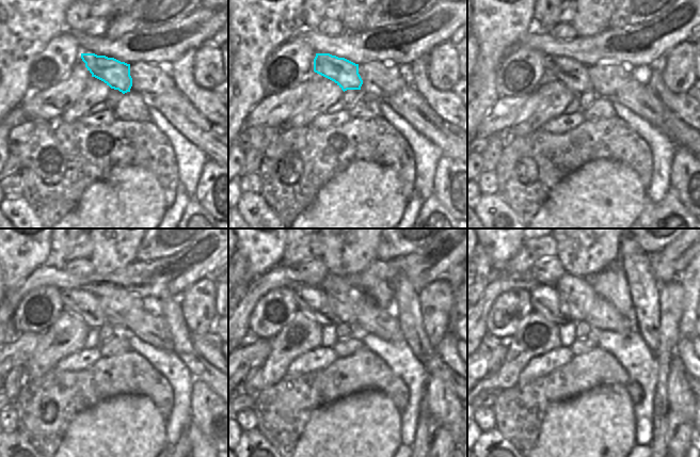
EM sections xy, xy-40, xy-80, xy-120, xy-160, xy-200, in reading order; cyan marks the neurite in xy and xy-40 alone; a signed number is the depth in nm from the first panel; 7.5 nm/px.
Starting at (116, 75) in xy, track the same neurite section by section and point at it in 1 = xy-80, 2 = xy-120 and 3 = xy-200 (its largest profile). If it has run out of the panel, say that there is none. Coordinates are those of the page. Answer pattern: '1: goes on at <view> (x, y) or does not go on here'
1: goes on at xy-80 (573, 74)
2: goes on at xy-120 (85, 305)
3: goes on at xy-200 (544, 299)

